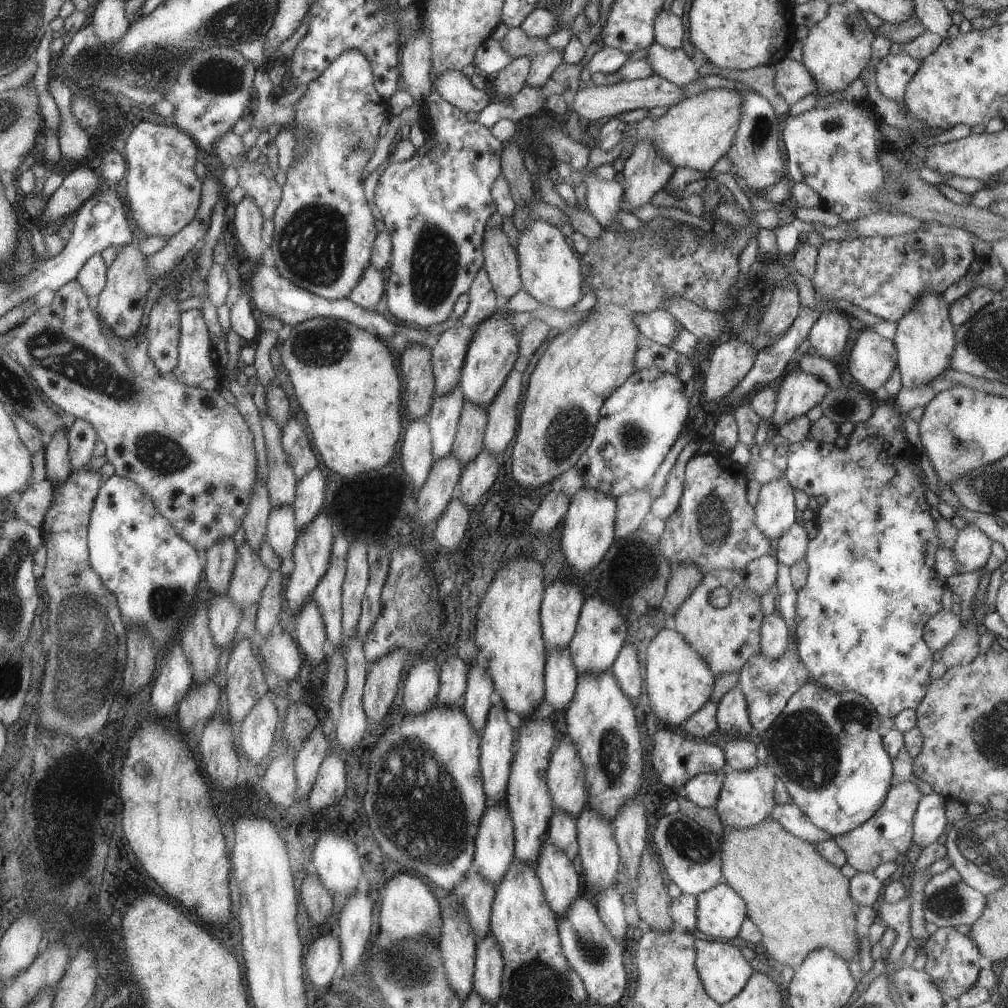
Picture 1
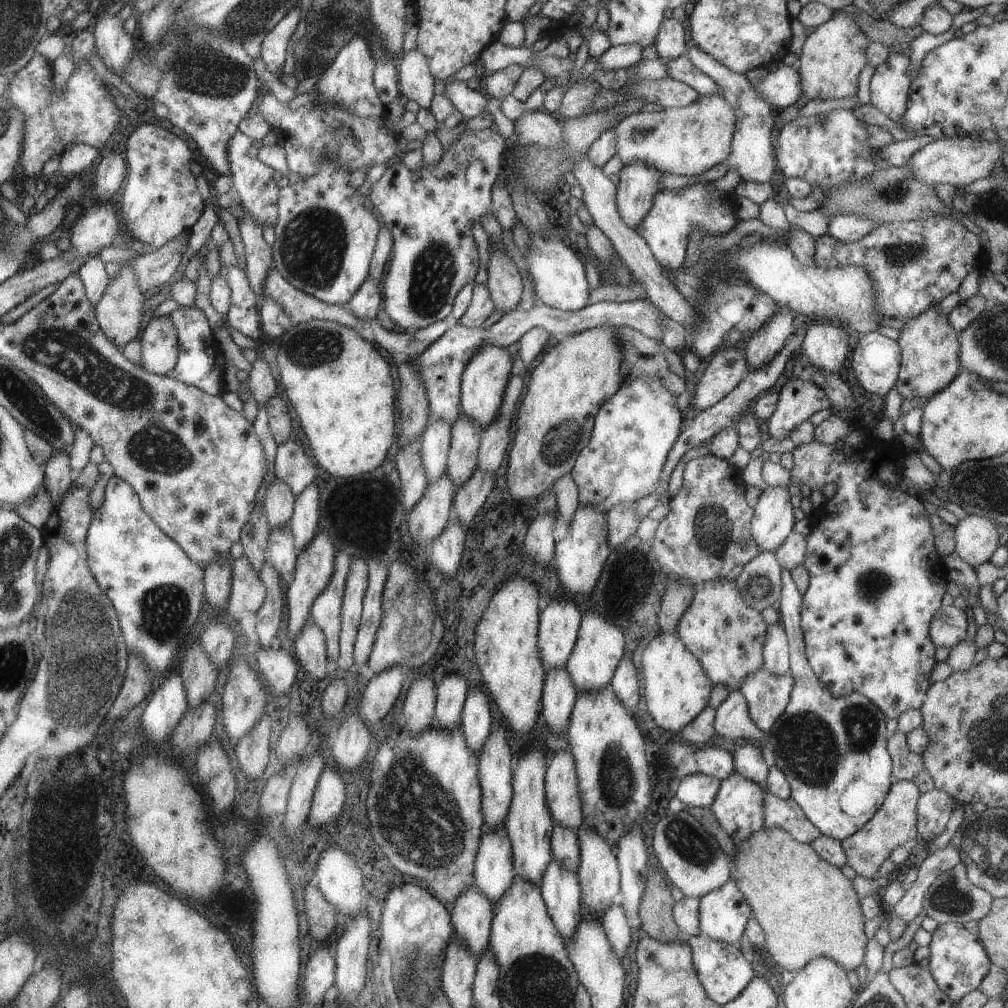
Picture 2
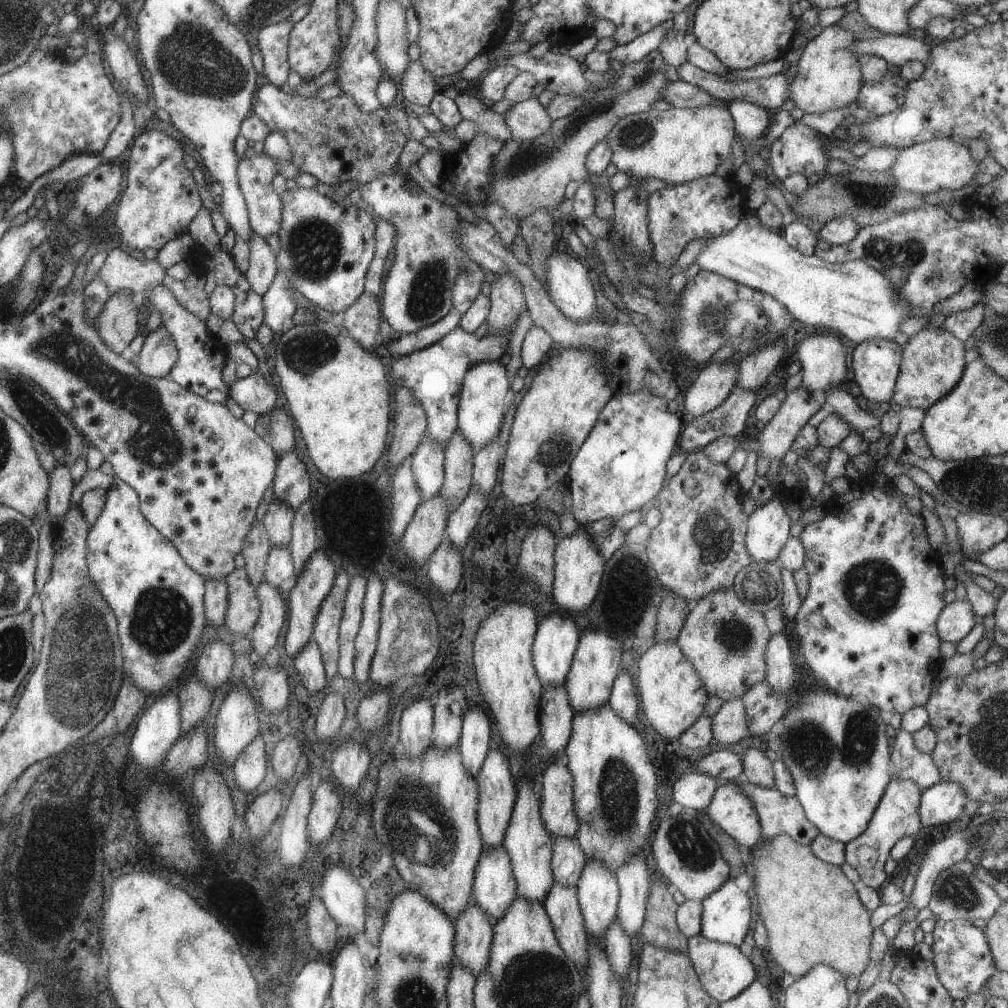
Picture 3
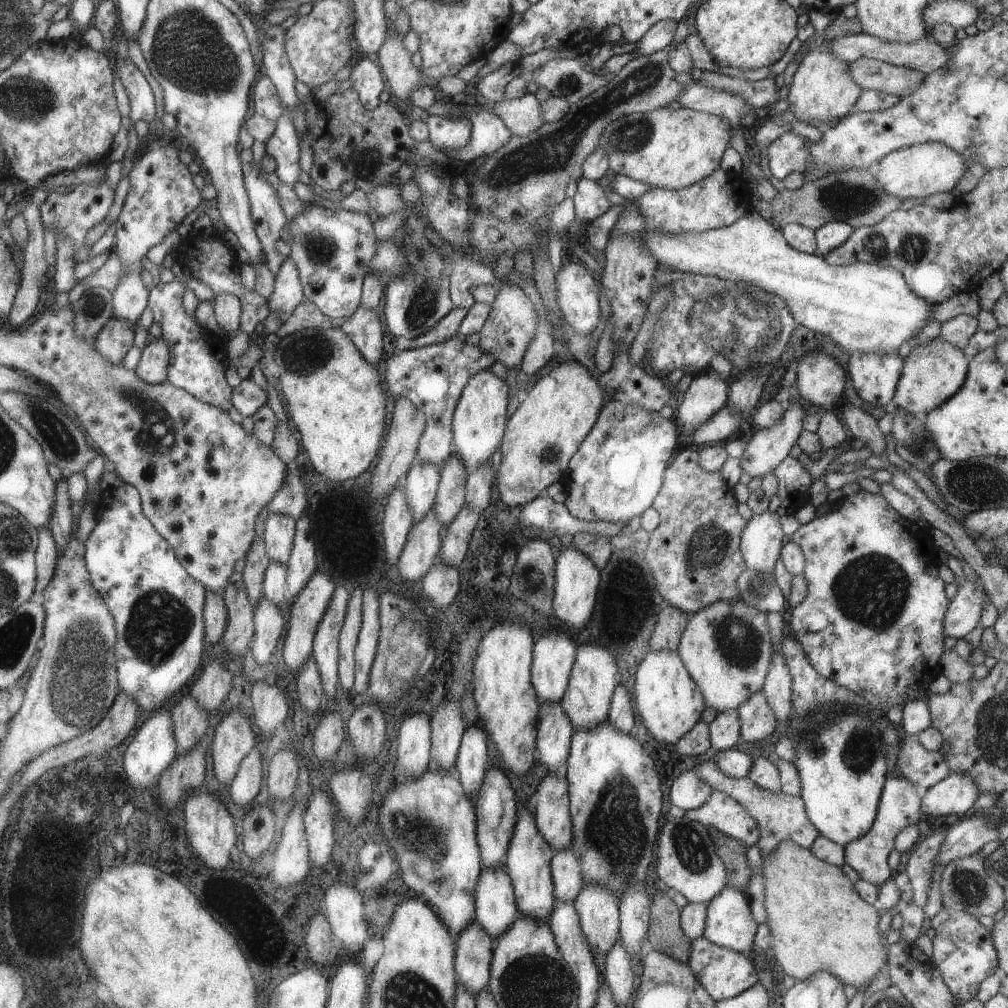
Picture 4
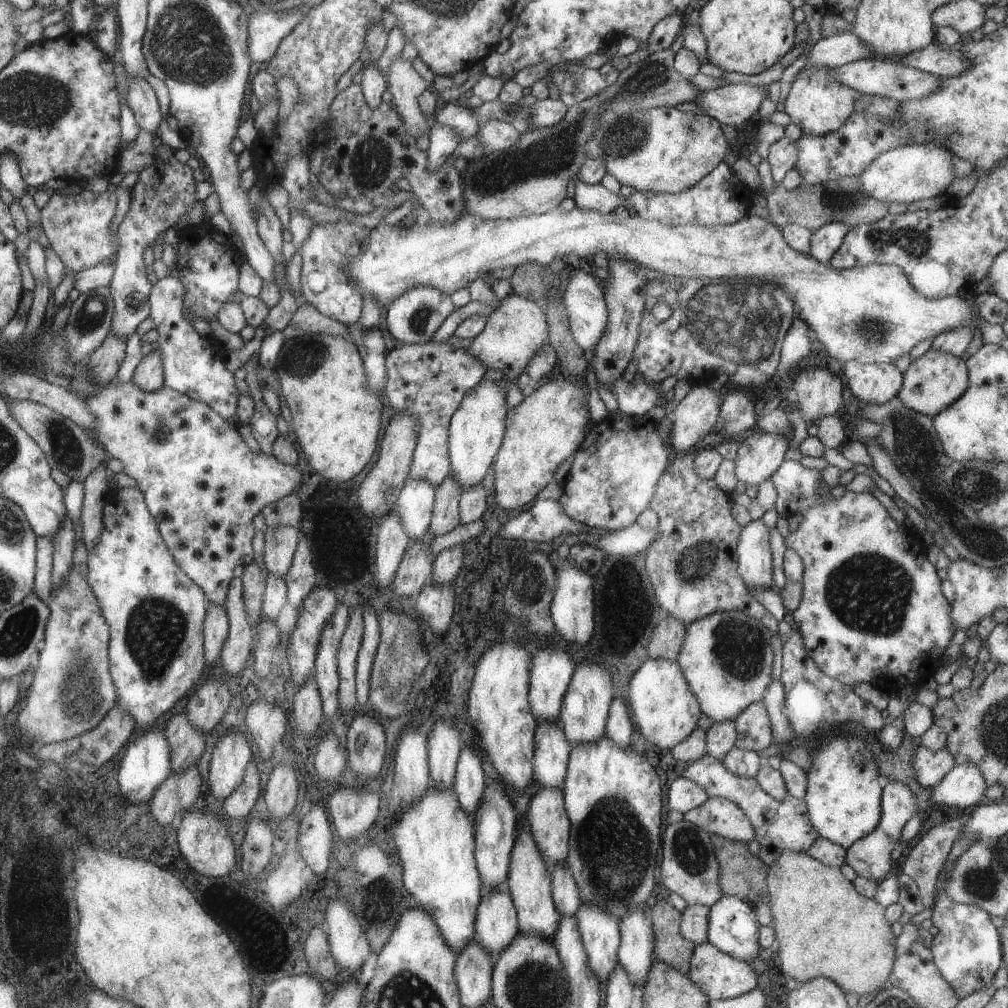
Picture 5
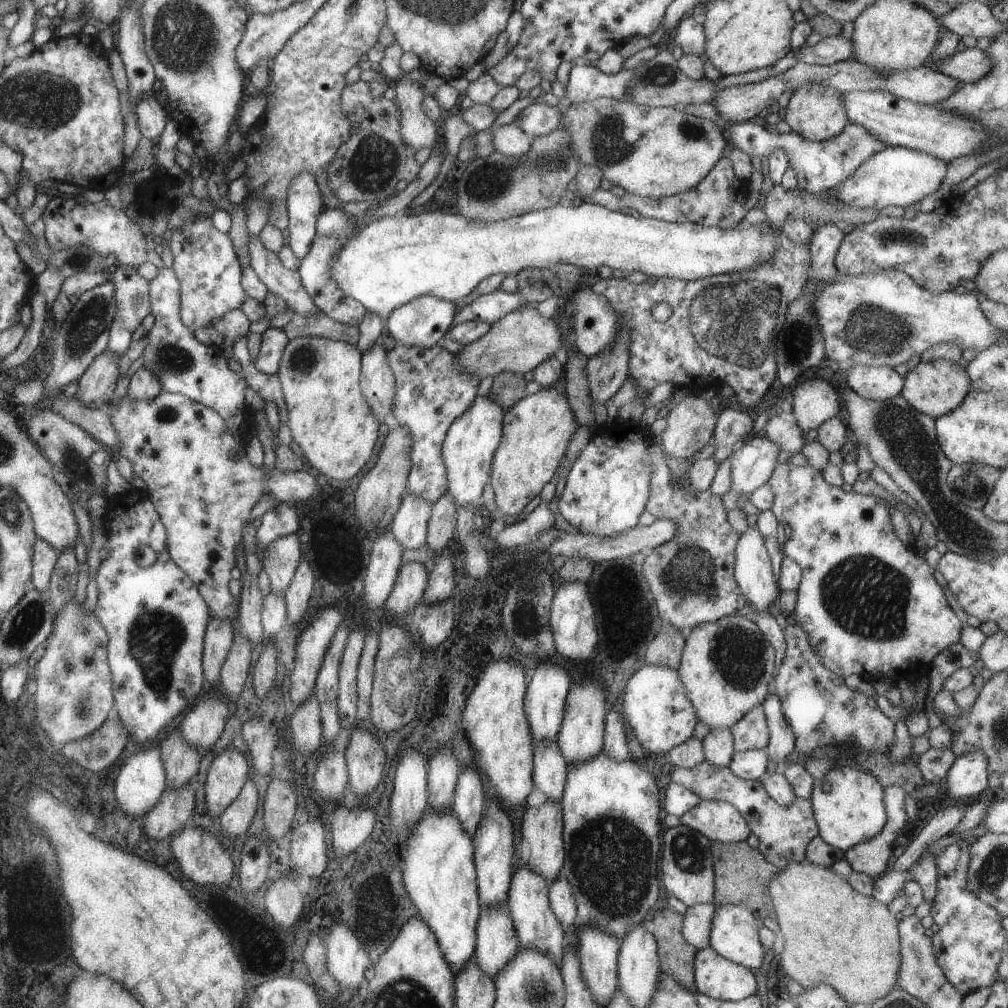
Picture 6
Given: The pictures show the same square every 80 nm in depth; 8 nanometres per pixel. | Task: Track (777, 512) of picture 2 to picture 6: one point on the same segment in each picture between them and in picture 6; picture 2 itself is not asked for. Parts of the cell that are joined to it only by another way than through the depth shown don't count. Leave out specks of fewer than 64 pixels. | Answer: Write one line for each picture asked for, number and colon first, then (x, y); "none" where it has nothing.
3: (767, 529)
4: (761, 539)
5: (754, 558)
6: (753, 574)

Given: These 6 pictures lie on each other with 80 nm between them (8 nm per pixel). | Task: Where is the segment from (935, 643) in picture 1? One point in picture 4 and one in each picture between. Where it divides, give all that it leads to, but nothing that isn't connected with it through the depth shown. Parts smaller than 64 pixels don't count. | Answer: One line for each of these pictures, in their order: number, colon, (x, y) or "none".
2: (948, 627)
3: (955, 621)
4: (963, 612)

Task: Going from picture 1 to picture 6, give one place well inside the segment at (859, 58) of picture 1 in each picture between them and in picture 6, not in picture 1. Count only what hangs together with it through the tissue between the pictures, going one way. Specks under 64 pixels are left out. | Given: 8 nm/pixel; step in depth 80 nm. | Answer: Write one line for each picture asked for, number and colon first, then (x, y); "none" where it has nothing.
2: (832, 56)
3: (826, 77)
4: (821, 90)
5: (817, 102)
6: (816, 112)

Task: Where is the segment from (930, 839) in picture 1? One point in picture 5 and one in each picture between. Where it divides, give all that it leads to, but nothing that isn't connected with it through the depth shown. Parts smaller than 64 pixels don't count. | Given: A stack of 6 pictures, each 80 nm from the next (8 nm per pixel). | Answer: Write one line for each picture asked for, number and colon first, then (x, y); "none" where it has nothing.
2: (933, 809)
3: (943, 803)
4: (955, 794)
5: (963, 786)

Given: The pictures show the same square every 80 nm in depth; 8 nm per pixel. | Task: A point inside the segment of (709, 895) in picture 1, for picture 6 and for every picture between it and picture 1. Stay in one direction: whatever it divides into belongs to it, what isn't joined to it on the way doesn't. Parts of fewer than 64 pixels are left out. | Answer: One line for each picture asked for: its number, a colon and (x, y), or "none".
2: (723, 913)
3: (726, 915)
4: (728, 923)
5: (732, 928)
6: (734, 933)

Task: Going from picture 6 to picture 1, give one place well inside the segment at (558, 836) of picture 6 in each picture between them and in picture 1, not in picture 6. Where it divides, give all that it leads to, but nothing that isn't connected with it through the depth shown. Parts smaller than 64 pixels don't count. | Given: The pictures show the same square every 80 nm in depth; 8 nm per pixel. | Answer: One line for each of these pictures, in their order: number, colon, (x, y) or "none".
1: (564, 778)
2: (560, 781)
3: (557, 812)
4: (549, 804)
5: (548, 821)

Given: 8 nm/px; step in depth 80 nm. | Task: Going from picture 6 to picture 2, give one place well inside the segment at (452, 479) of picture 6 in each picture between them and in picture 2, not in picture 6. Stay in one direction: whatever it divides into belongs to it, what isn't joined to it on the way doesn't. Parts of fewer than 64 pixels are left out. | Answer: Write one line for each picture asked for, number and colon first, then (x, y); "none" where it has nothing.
2: (484, 379)
3: (485, 390)
4: (479, 419)
5: (475, 430)

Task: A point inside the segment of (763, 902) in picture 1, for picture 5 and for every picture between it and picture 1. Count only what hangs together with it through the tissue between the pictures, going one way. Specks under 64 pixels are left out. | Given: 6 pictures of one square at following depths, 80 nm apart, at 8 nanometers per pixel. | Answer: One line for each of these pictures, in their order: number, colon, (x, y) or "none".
2: (807, 909)
3: (811, 912)
4: (817, 921)
5: (824, 928)

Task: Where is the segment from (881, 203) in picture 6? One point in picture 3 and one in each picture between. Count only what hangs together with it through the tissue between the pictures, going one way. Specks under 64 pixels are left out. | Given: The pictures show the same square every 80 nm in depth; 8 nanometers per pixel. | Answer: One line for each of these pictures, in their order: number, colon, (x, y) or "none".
3: (922, 168)
4: (916, 171)
5: (907, 173)

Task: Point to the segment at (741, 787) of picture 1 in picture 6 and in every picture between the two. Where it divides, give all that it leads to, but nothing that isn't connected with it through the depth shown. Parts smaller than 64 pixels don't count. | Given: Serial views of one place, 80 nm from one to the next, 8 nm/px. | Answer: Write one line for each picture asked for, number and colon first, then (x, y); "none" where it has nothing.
2: (738, 806)
3: (730, 808)
4: (722, 812)
5: (718, 816)
6: (719, 821)

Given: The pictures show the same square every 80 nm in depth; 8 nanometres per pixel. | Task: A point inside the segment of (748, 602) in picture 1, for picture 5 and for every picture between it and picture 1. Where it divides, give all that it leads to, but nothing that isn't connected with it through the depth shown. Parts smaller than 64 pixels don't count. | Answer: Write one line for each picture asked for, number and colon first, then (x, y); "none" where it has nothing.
2: (725, 636)
3: (724, 641)
4: (725, 647)
5: (725, 657)

